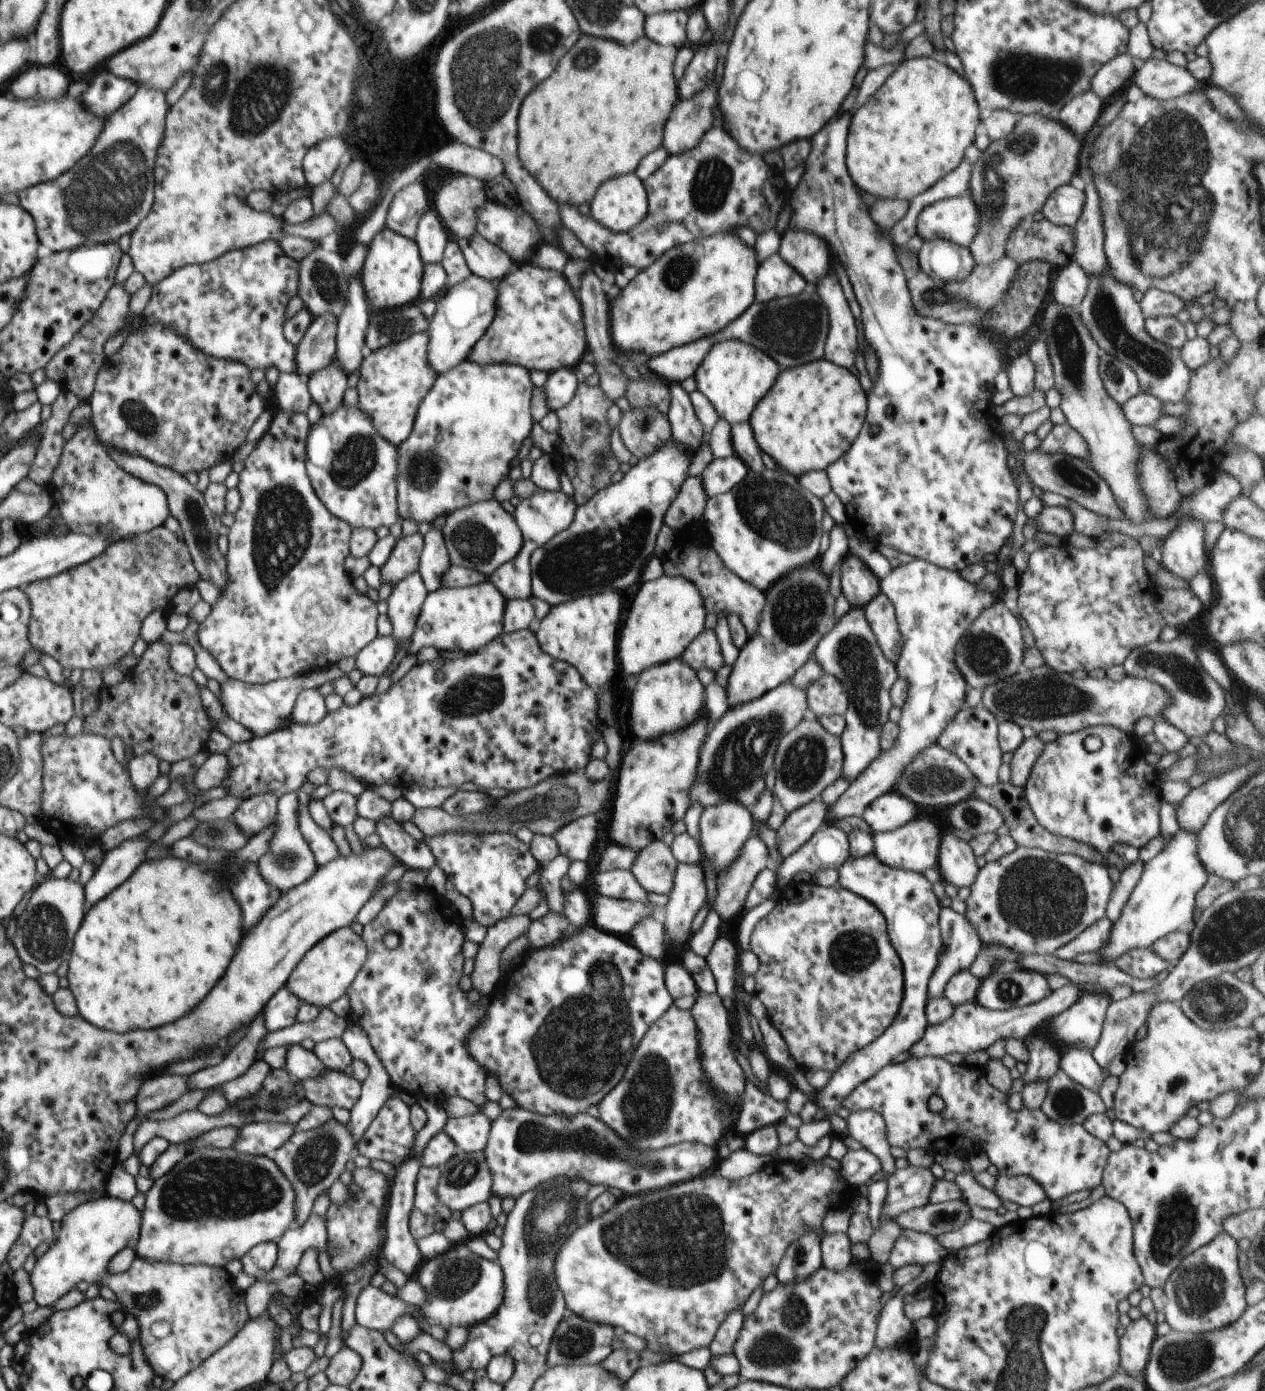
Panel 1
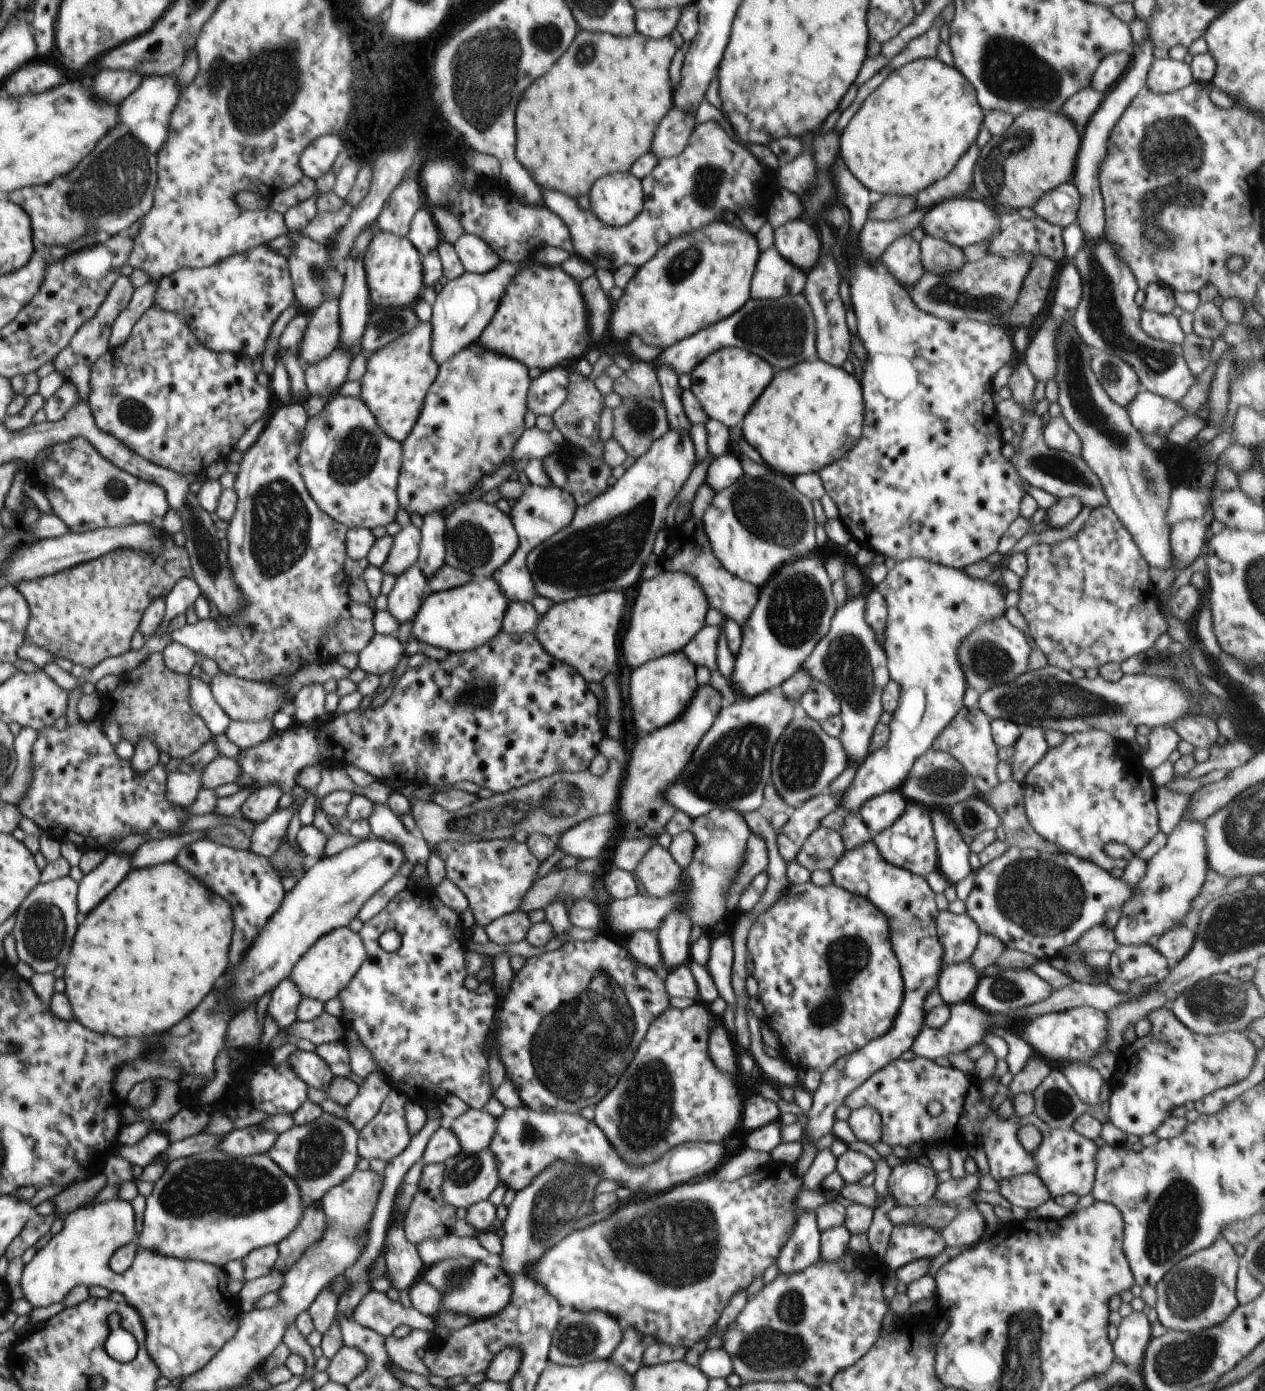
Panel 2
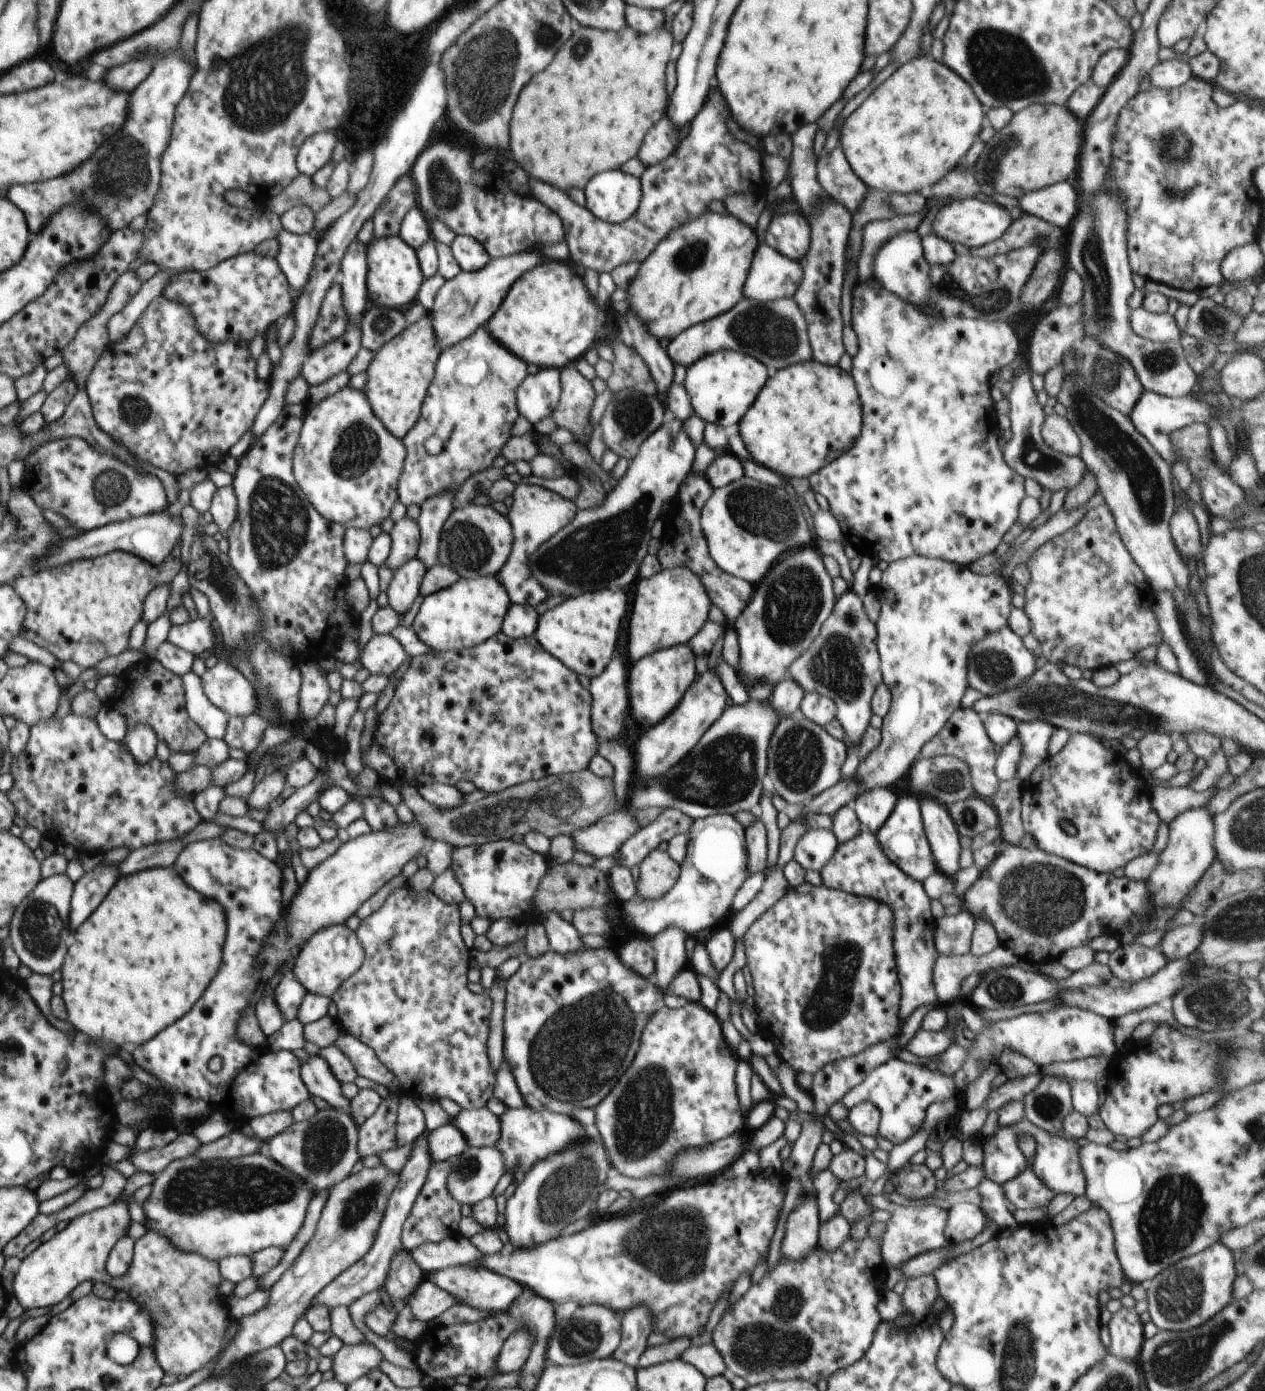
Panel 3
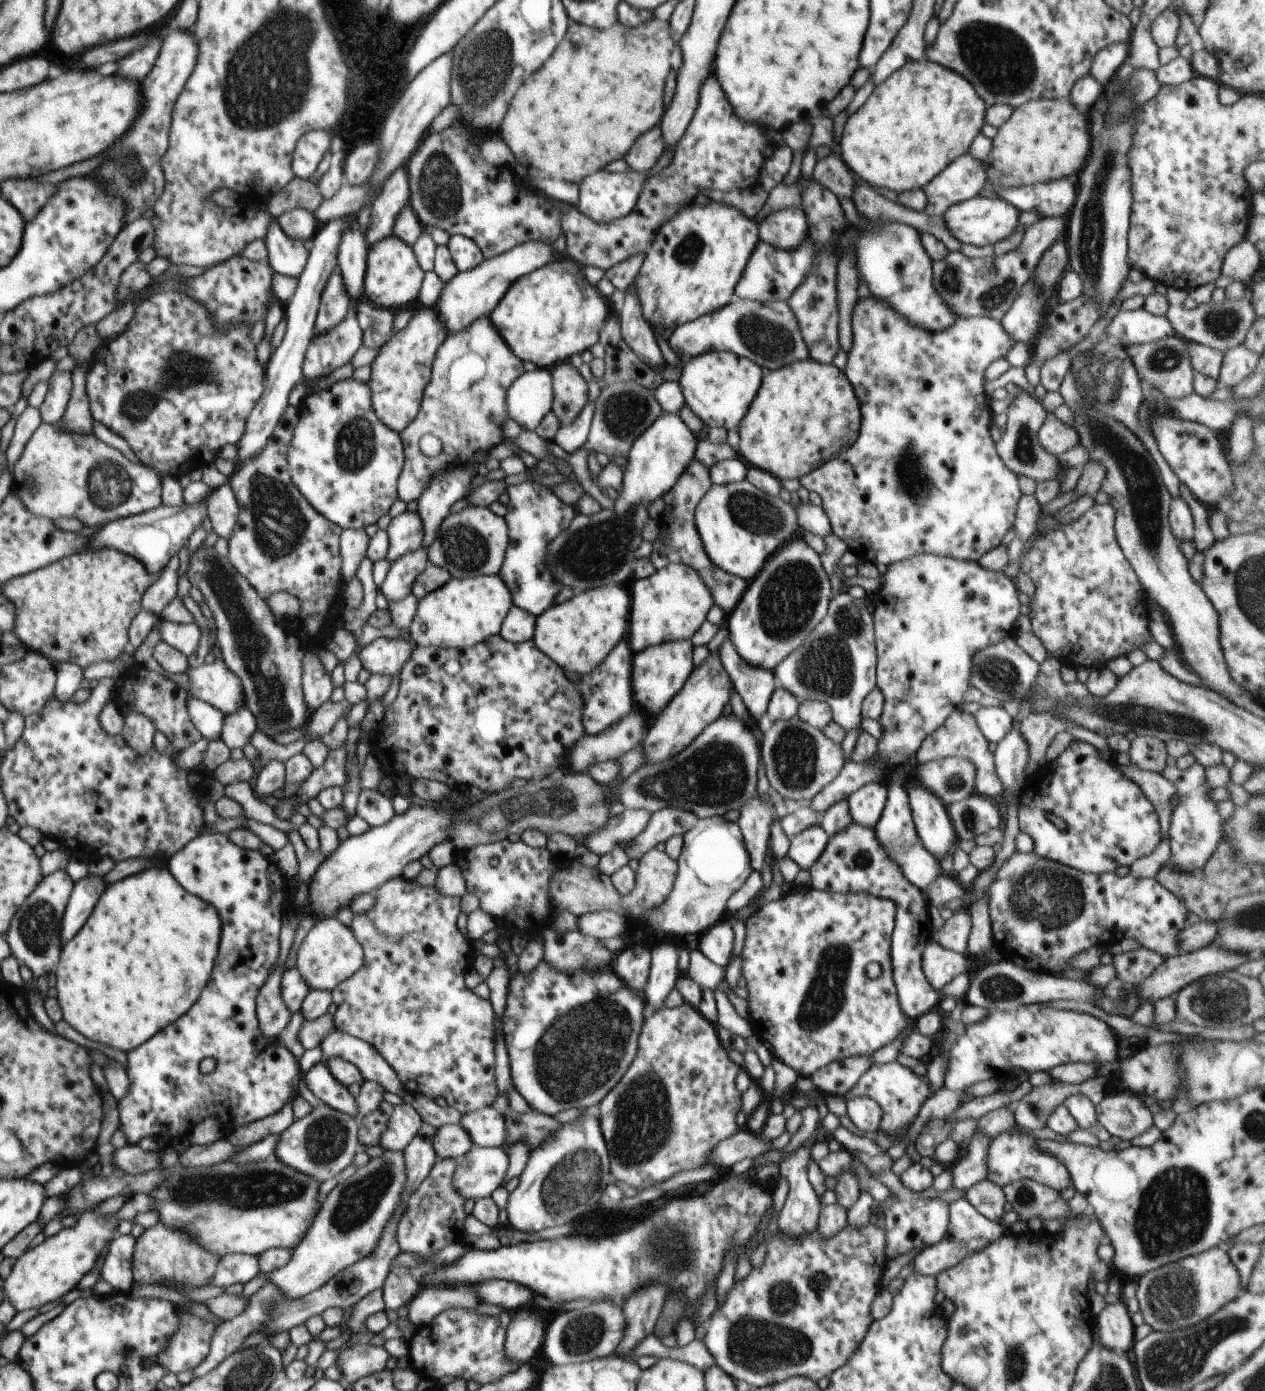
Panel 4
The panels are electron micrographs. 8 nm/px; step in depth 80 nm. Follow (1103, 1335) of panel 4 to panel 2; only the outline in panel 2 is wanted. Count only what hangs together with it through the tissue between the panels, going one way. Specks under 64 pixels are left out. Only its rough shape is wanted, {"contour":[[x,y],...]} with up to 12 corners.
{"contour":[[1139,1311],[1124,1317],[1112,1346],[1117,1360],[1140,1372],[1152,1325]]}

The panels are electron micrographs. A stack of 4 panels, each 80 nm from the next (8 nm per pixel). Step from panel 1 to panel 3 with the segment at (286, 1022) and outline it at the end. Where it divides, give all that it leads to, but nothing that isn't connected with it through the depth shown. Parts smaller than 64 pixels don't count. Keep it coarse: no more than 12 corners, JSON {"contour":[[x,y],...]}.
{"contour":[[292,970],[283,974],[273,999],[285,1022],[297,1018],[307,990]]}

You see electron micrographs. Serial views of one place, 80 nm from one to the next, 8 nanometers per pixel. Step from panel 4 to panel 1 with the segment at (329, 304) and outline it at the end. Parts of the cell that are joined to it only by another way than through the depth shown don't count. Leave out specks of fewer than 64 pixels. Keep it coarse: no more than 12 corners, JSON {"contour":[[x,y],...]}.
{"contour":[[317,316],[296,345],[295,365],[308,378],[337,349],[337,318]]}

